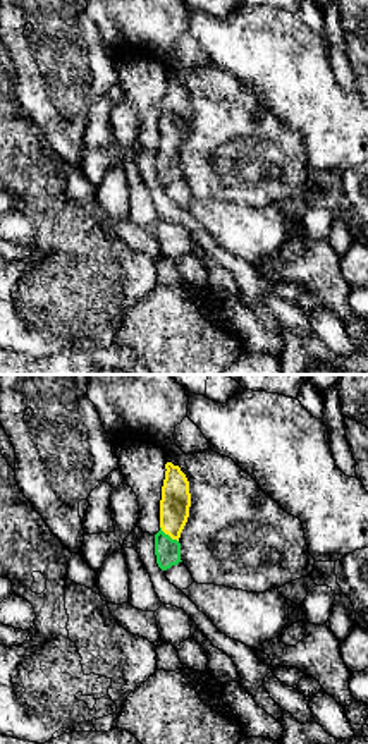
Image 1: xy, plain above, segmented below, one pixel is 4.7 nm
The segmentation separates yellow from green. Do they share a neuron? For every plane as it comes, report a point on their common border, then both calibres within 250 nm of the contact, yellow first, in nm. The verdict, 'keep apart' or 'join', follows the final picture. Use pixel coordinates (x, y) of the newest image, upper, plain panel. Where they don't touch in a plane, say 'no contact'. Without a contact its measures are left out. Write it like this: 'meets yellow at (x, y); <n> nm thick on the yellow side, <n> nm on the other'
meets yellow at (169, 150); 140 nm thick on the yellow side, 120 nm on the other

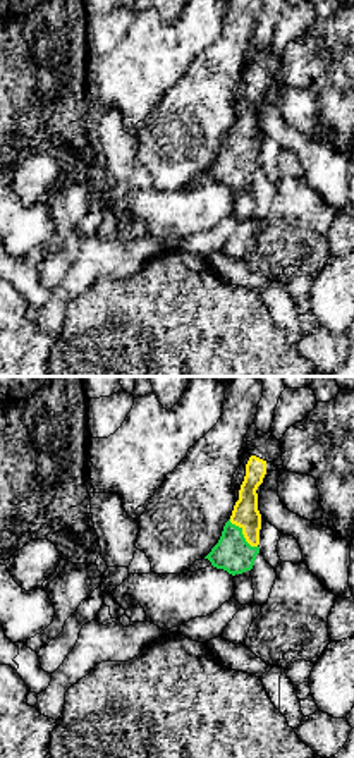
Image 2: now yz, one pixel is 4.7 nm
meets yellow at (243, 148); 120 nm thick on the yellow side, 170 nm on the other

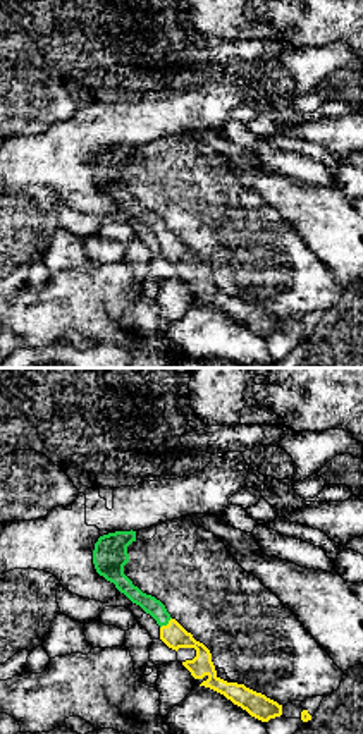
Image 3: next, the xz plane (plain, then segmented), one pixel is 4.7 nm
meets yellow at (167, 239); 110 nm thick on the yellow side, 80 nm on the other

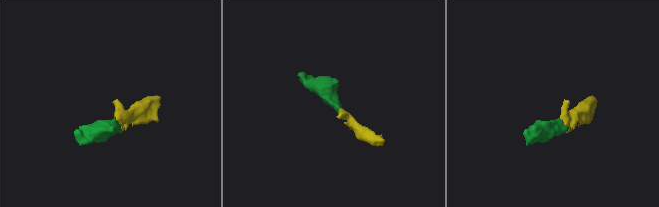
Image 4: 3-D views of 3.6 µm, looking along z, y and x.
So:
join

